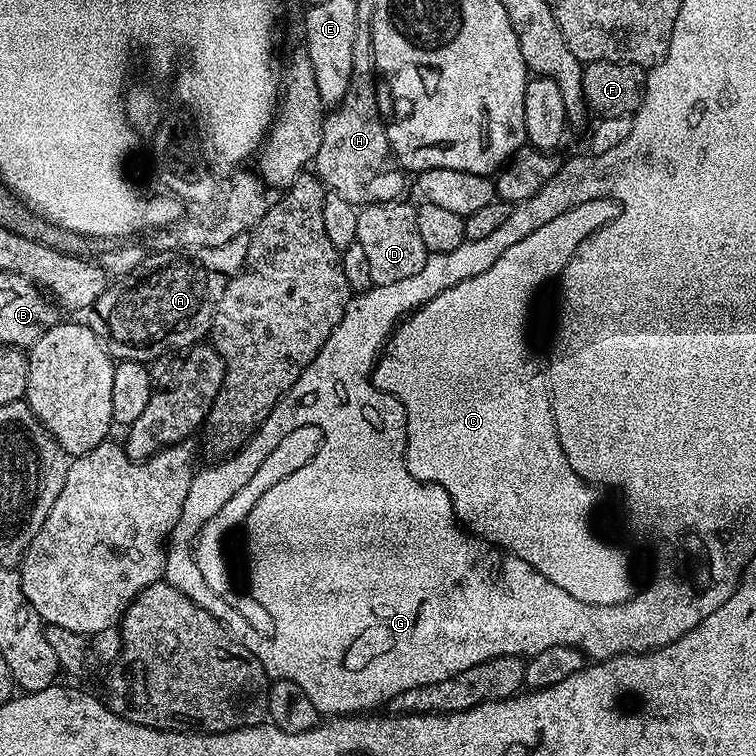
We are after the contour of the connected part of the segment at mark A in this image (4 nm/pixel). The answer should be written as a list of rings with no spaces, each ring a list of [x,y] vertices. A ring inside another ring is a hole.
[[[242,235],[230,238],[226,246],[217,248],[189,252],[152,252],[131,275],[109,283],[103,294],[96,299],[94,313],[100,319],[104,346],[113,361],[151,362],[164,352],[181,350],[180,348],[188,350],[201,343],[209,335],[212,316],[216,313],[216,307],[229,280],[243,269],[244,259],[248,256],[248,242],[249,237]]]

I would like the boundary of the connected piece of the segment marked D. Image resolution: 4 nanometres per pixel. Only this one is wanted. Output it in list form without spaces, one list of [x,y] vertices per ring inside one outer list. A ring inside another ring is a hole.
[[[398,199],[381,204],[366,204],[358,211],[356,243],[362,246],[368,257],[373,284],[398,282],[402,278],[410,278],[410,274],[418,274],[418,270],[426,266],[429,252],[418,234],[416,208],[404,203],[403,199]]]

